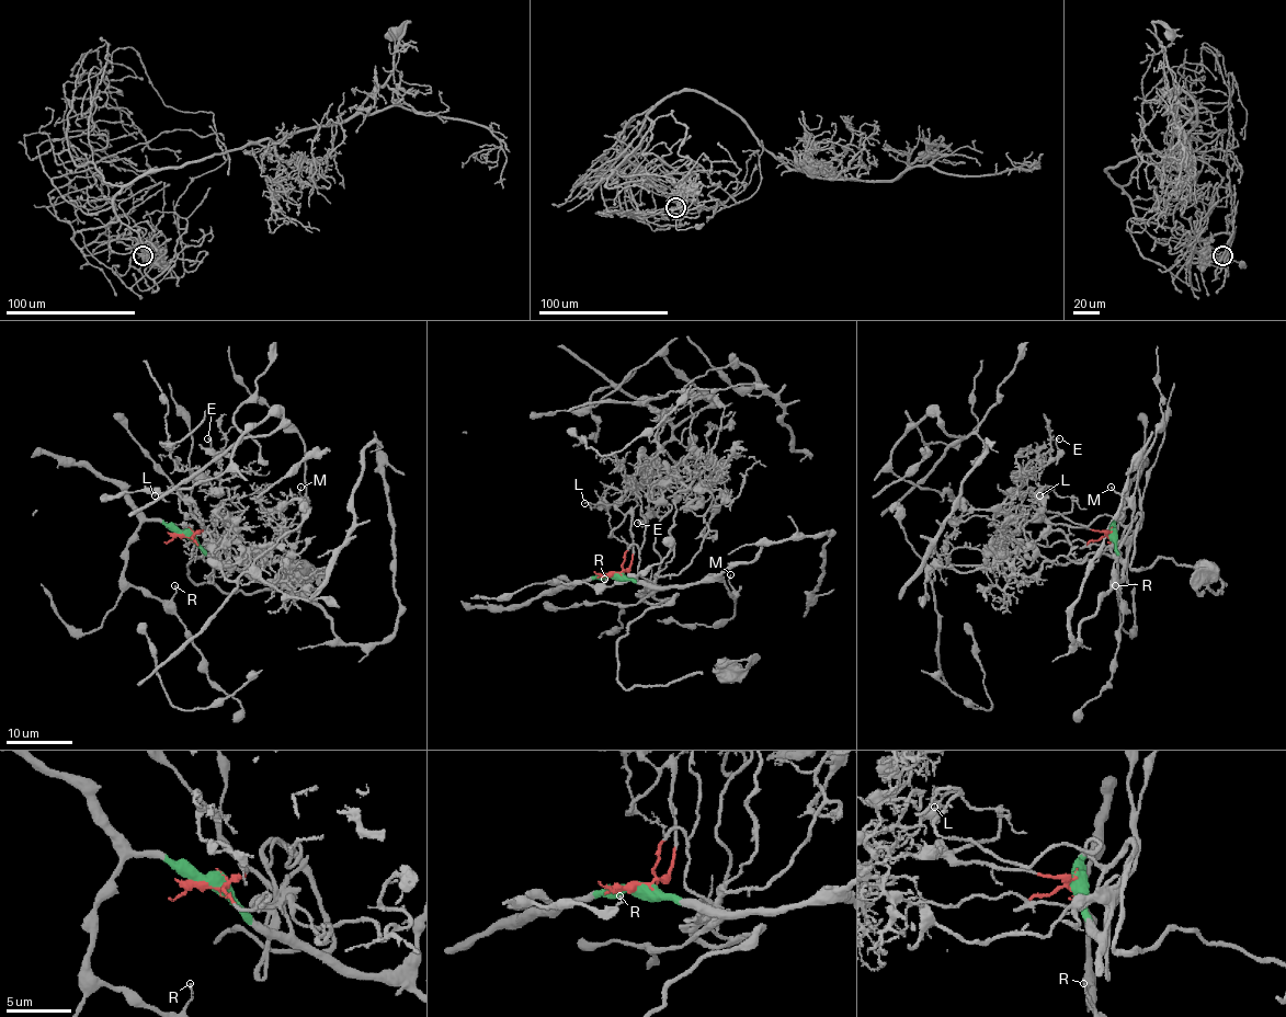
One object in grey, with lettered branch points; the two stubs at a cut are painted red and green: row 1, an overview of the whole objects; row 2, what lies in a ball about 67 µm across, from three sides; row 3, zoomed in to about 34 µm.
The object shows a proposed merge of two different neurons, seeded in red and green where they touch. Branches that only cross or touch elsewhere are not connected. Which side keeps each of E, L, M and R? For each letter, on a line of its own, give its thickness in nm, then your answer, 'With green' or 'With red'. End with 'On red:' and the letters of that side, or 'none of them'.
E: Thickness 160 nm. With red
L: Thickness 100 nm. With red
M: Thickness 120 nm. With green
R: Thickness 110 nm. With green
On red: E, L

